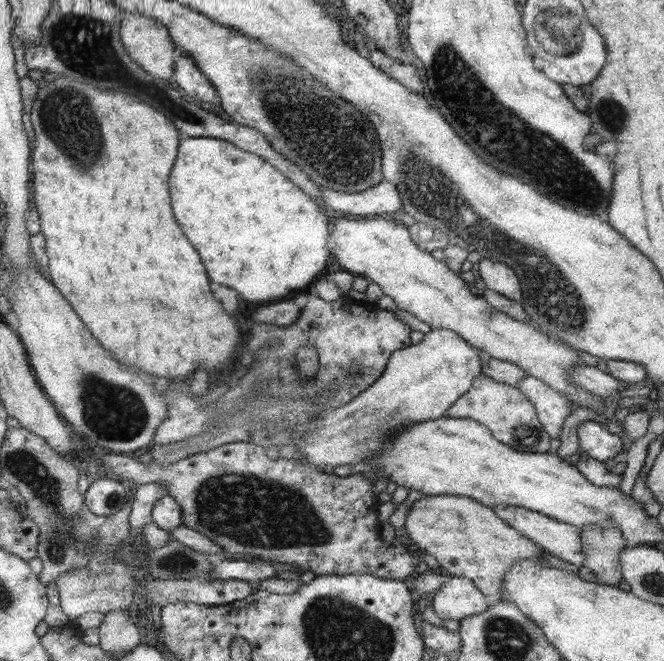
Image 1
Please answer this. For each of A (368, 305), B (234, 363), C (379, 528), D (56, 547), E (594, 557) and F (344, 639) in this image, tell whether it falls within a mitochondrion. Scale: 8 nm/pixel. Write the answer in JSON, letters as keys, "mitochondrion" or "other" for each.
{"A":"other","B":"other","C":"other","D":"mitochondrion","E":"other","F":"mitochondrion"}

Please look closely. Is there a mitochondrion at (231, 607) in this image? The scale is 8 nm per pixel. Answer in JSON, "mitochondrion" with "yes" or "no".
{"mitochondrion":"no"}

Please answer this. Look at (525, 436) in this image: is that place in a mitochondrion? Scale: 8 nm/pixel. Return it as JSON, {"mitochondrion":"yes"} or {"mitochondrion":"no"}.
{"mitochondrion":"yes"}

